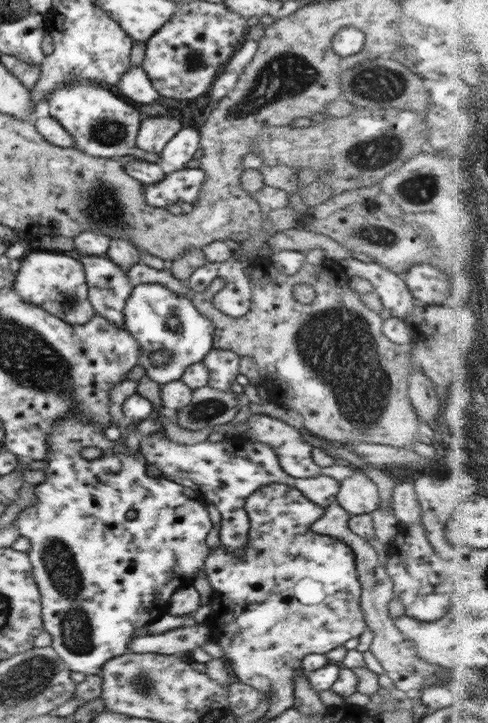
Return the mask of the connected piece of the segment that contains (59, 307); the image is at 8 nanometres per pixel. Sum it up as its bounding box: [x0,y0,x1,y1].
[13,249,97,324]

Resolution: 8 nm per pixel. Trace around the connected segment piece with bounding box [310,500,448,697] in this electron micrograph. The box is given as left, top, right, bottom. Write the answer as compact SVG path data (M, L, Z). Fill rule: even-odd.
M334 500L330 506L325 508L324 515L315 520L310 530L316 534L326 534L336 540L342 540L352 548L357 564L358 578L361 584L361 608L365 618L367 629L373 634L373 642L370 651L380 664L386 675L392 679L396 689L417 697L424 692L428 686L448 685L448 670L440 668L438 664L430 664L426 660L416 658L414 641L408 641L395 626L395 620L392 620L388 610L388 602L393 598L393 582L386 572L385 564L378 560L376 549L368 543L368 540L355 534L348 527L350 514L344 510L337 500Z

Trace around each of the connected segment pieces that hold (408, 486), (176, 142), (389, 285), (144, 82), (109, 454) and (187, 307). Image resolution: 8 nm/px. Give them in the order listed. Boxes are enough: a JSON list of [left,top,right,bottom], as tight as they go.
[[391,479,421,525],[161,125,201,171],[339,257,416,319],[118,65,159,104],[16,412,214,677],[124,284,215,385]]

